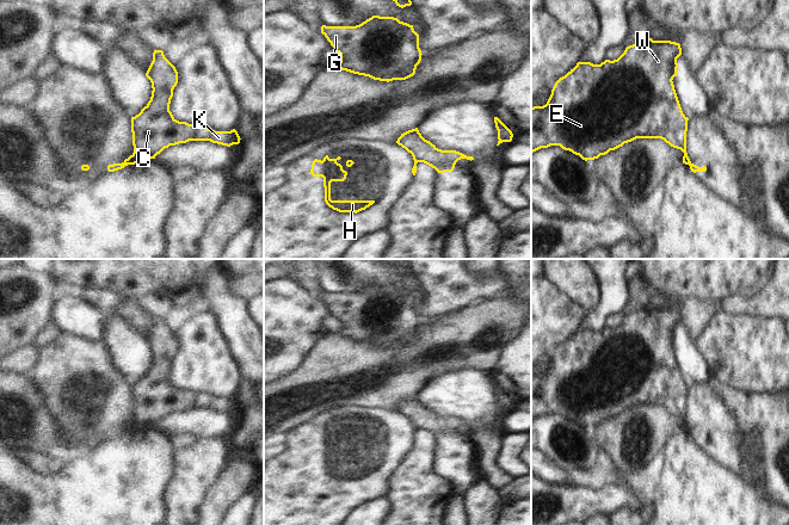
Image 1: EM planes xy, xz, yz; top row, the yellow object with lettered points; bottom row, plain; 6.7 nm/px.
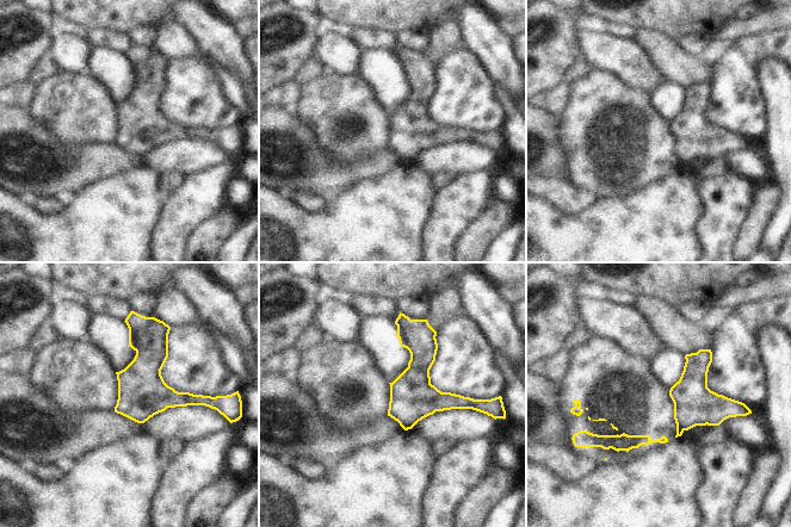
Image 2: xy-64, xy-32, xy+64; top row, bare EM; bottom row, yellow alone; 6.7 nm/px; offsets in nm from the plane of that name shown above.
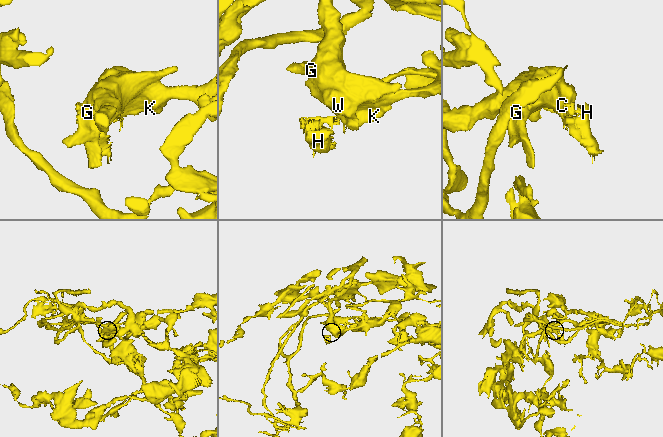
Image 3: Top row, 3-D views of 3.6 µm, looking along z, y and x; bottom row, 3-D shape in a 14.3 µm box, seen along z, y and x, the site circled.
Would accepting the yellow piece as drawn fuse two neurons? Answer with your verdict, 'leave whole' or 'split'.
split

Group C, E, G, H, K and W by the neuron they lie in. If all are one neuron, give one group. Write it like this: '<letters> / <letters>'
C E G K W / H

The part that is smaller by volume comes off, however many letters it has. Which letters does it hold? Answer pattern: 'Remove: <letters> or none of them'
Remove: H

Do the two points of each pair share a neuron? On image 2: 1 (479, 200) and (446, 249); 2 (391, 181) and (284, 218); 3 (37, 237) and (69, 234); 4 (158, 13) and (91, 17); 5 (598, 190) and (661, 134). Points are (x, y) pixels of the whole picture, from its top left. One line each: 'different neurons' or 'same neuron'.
1: same neuron
2: same neuron
3: same neuron
4: same neuron
5: same neuron

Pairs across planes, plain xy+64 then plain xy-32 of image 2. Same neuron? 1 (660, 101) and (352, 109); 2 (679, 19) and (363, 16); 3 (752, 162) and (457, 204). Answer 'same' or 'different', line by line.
1: different
2: same
3: different

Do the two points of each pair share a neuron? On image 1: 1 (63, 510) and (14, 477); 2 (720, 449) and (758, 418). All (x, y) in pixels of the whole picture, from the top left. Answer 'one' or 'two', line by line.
1: one
2: two

